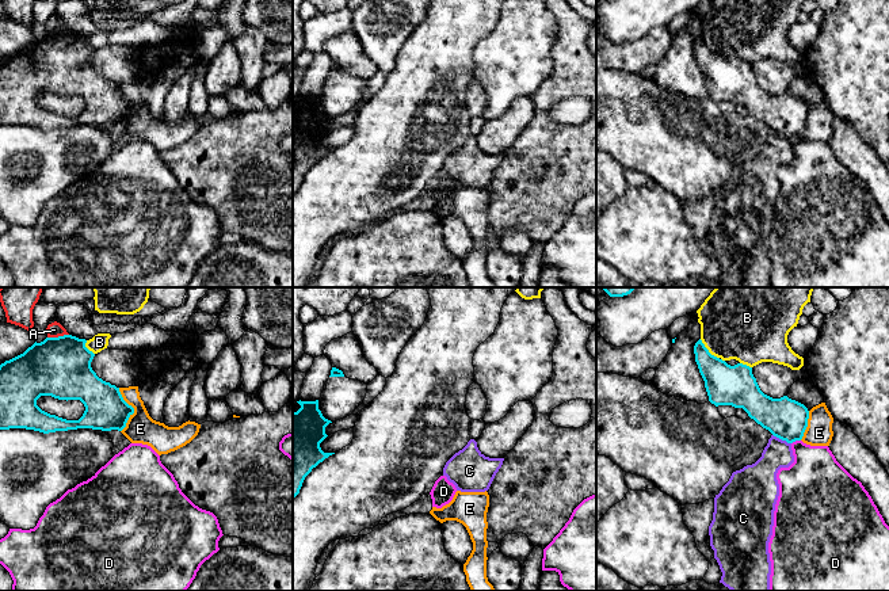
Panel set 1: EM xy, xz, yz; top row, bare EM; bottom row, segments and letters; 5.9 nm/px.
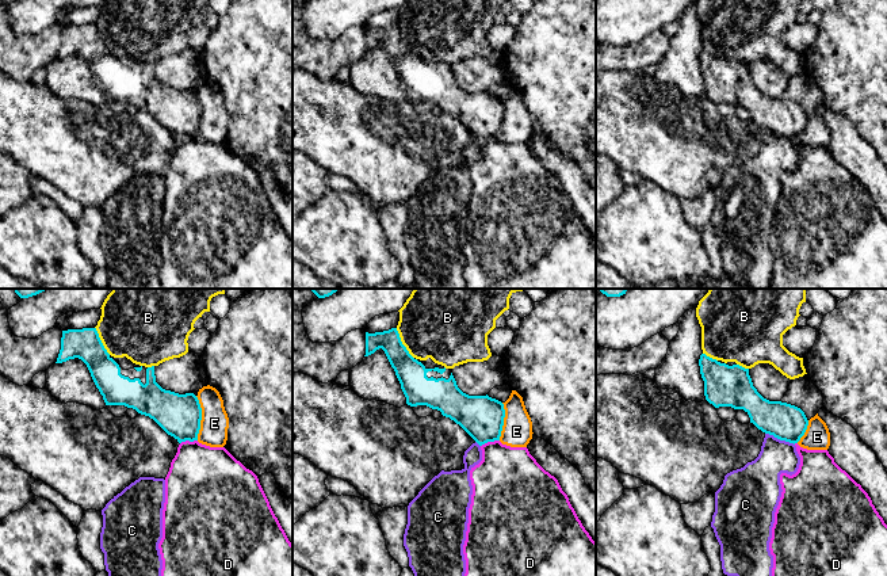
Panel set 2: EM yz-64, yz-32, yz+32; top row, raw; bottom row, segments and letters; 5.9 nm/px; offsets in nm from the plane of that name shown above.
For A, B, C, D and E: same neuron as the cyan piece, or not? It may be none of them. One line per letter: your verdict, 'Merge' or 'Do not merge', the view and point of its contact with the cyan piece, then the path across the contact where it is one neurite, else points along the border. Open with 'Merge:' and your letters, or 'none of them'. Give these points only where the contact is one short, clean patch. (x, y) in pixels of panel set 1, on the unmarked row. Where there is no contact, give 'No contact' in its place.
Merge: none of them
A: Do not merge. Touches cyan at xy (58, 33). Boundary: xy (68, 30), (48, 34)
B: Do not merge. Touches cyan at yz (708, 46)
C: Do not merge. Touches cyan at yz (782, 136). Boundary: yz (773, 130), (790, 140)
D: Do not merge. Touches cyan at yz (796, 136). Boundary: yz (800, 136), (792, 140)
E: Do not merge. Touches cyan at xy (133, 106)

